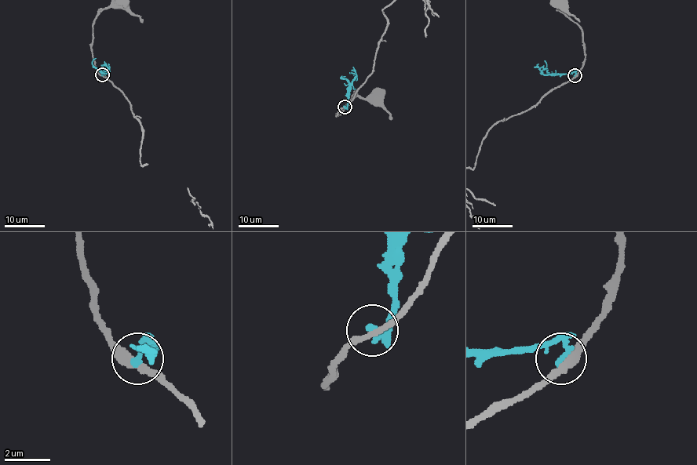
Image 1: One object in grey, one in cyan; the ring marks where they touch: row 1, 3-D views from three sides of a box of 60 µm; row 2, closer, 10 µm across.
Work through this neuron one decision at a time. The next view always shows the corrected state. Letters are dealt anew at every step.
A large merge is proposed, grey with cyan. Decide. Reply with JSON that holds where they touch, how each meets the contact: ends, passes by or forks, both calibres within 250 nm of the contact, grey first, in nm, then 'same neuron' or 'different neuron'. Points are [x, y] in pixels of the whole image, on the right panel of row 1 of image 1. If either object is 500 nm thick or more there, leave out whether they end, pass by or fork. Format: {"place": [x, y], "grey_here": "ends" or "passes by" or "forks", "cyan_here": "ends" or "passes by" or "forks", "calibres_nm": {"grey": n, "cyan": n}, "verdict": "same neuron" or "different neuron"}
{"place": [574, 75], "grey_here": "passes by", "cyan_here": "ends", "calibres_nm": {"grey": 320, "cyan": 240}, "verdict": "different neuron"}

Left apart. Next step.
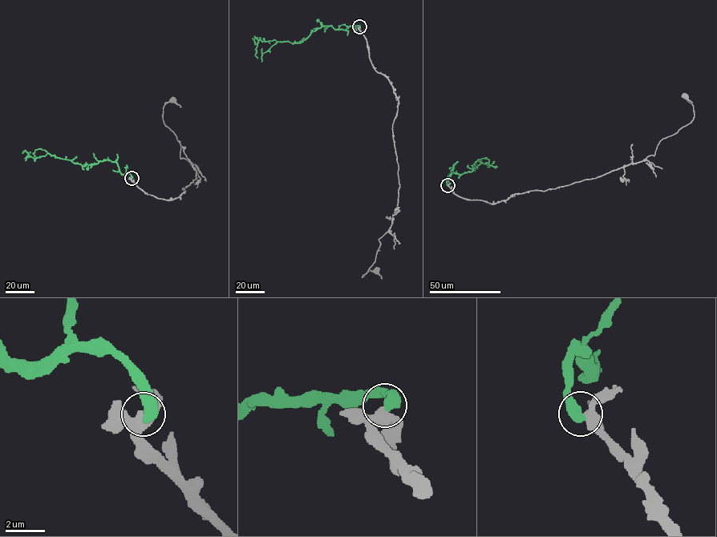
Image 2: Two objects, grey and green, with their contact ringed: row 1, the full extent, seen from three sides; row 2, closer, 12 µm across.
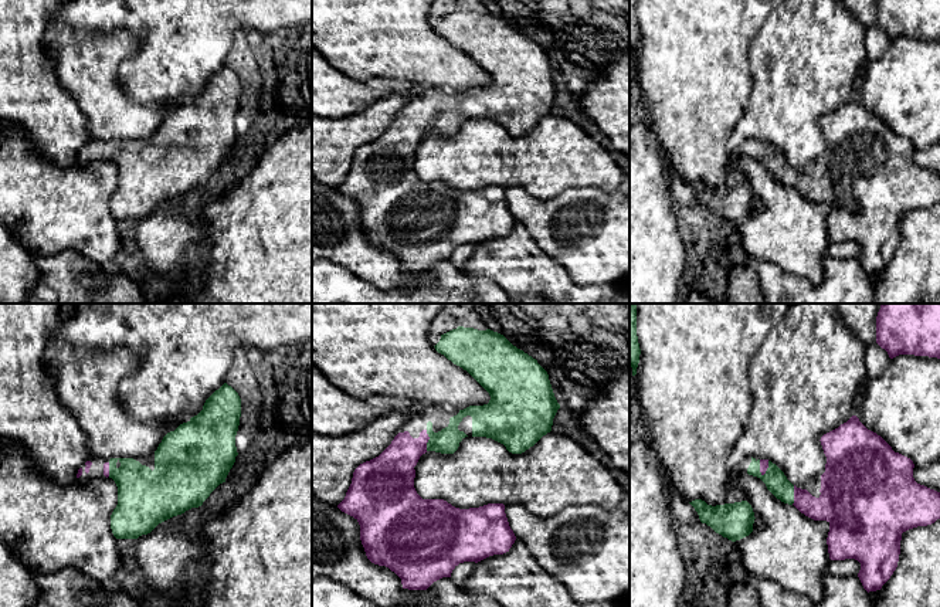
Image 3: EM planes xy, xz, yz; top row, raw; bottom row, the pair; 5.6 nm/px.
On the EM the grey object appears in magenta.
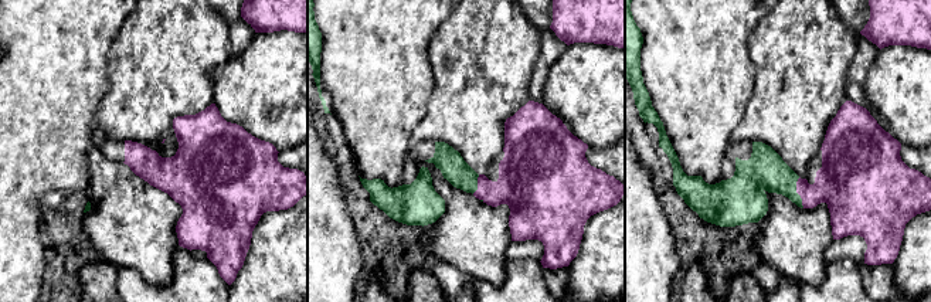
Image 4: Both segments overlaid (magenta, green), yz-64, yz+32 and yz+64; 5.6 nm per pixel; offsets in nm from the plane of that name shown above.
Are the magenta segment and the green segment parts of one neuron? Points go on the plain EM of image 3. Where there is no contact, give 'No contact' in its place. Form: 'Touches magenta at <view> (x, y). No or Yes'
Touches magenta at xz (428, 121). Yes

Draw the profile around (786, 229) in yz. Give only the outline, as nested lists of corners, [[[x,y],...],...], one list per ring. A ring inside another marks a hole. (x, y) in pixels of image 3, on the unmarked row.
[[[734,146],[729,159],[733,162],[734,184],[747,183],[756,200],[753,214],[733,224],[746,252],[754,261],[771,262],[788,275],[819,284],[824,279],[822,258],[831,244],[827,227],[829,204],[814,203],[794,187],[781,184],[760,160],[740,155]]]

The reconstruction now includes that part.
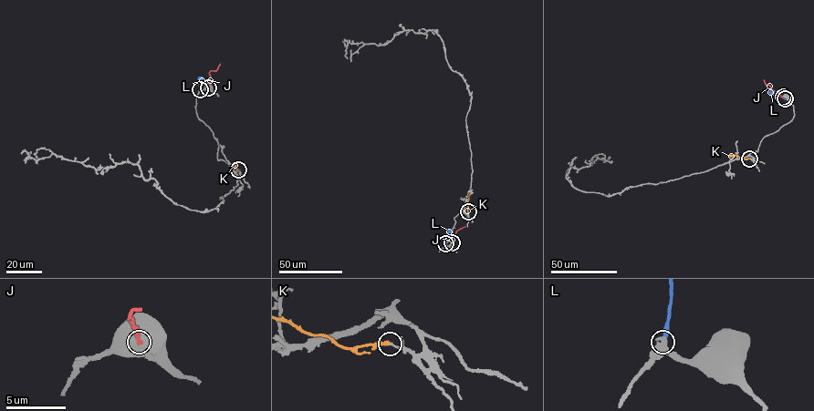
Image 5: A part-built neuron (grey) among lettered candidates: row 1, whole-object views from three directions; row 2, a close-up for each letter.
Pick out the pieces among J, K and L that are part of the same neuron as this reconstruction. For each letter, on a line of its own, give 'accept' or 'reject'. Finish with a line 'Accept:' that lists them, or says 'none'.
J: reject
K: accept
L: reject
Accept: K

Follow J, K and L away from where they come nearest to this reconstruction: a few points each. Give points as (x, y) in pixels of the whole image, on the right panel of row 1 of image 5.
J: (783, 97), (773, 92), (764, 79)
K: (749, 159), (729, 155)
L: (785, 98), (770, 90)

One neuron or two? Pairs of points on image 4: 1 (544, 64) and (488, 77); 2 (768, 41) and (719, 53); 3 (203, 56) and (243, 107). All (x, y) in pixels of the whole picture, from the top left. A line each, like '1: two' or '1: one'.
1: two
2: two
3: two

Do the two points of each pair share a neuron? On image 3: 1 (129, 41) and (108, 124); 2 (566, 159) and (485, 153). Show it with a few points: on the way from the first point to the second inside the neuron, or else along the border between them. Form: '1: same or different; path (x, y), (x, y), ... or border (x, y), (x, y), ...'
1: same; path (109, 61), (108, 104)
2: same; path (546, 159), (505, 159)

